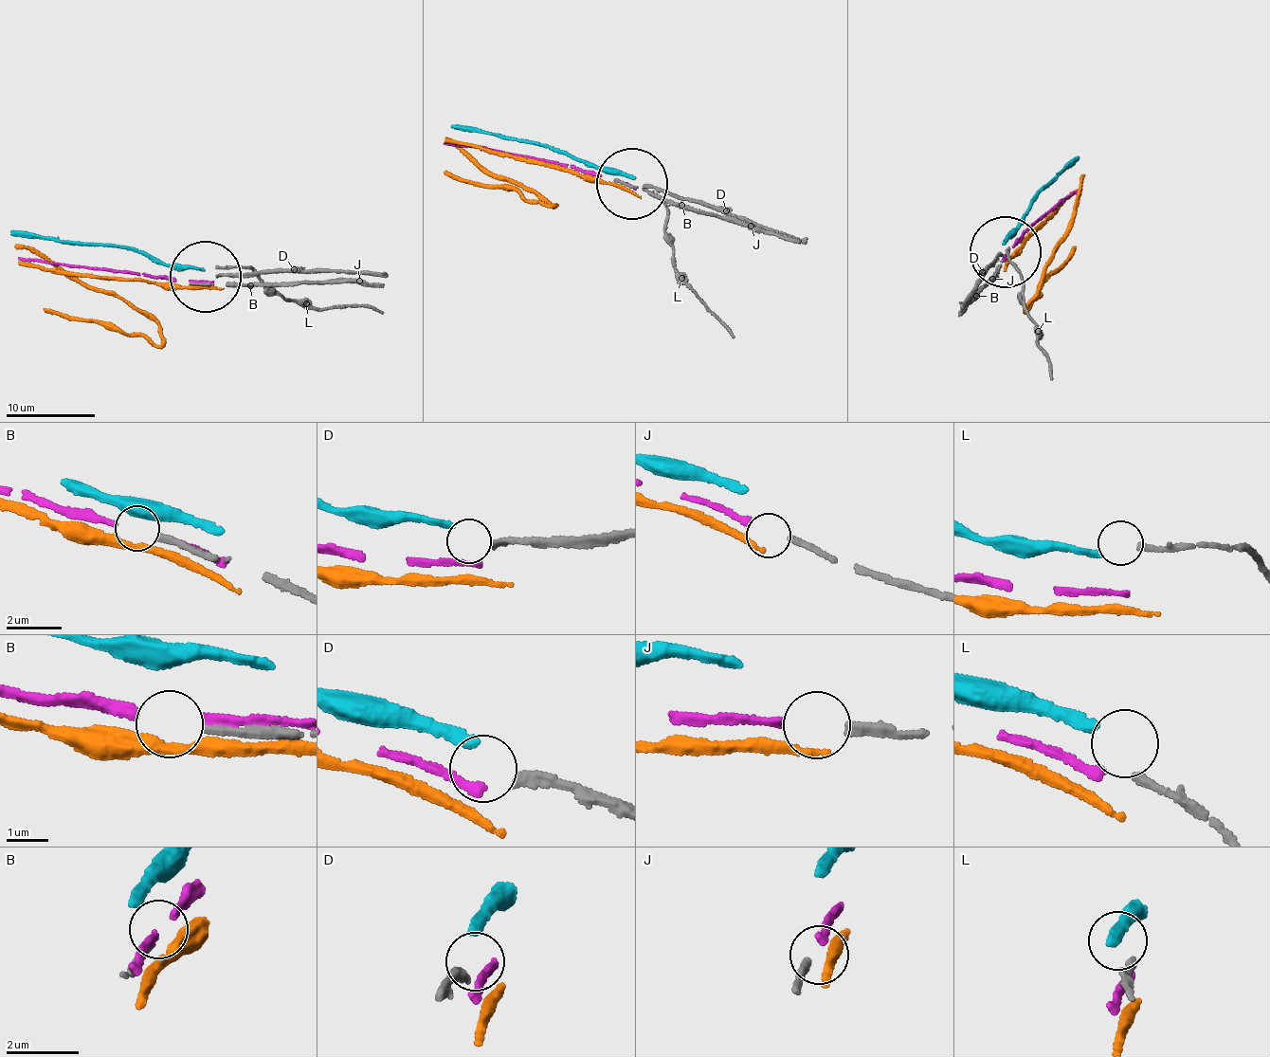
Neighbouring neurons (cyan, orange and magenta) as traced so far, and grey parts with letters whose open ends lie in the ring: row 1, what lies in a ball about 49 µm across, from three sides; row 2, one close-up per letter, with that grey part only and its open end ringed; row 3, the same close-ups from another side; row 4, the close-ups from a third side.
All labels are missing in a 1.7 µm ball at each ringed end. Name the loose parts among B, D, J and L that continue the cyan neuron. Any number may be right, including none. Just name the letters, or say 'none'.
none

